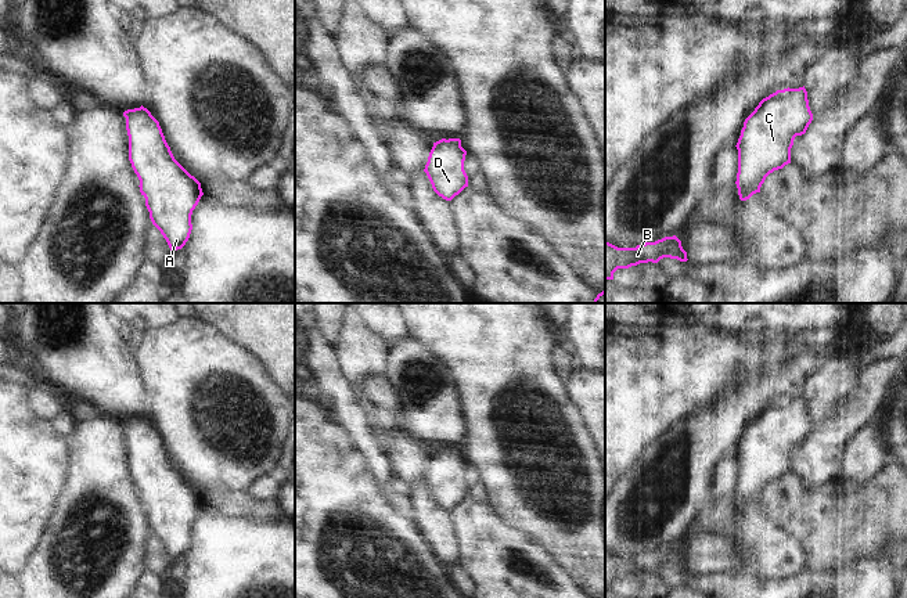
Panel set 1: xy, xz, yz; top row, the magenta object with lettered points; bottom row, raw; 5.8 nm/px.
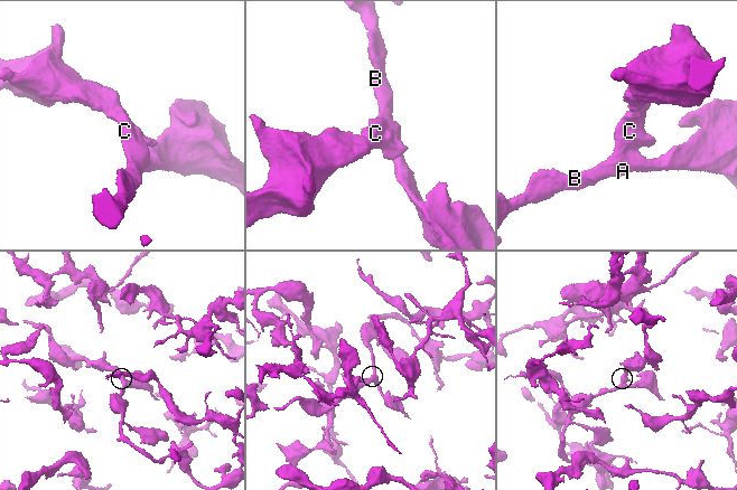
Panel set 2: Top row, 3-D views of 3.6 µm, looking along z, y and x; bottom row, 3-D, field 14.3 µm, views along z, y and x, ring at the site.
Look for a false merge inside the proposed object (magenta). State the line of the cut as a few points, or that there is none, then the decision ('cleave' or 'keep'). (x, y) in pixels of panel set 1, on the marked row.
no cut | keep

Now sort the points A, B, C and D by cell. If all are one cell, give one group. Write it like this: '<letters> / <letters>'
A B C D

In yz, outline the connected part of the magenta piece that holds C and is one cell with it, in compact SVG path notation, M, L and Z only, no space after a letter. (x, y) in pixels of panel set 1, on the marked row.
M803 87L777 90L763 98L745 119L737 143L737 188L741 201L760 192L766 177L791 163L796 136L806 133L813 120Z

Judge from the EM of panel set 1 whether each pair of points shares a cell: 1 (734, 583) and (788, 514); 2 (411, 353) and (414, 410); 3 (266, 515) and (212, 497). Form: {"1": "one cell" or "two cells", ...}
{"1": "two cells", "2": "one cell", "3": "one cell"}

